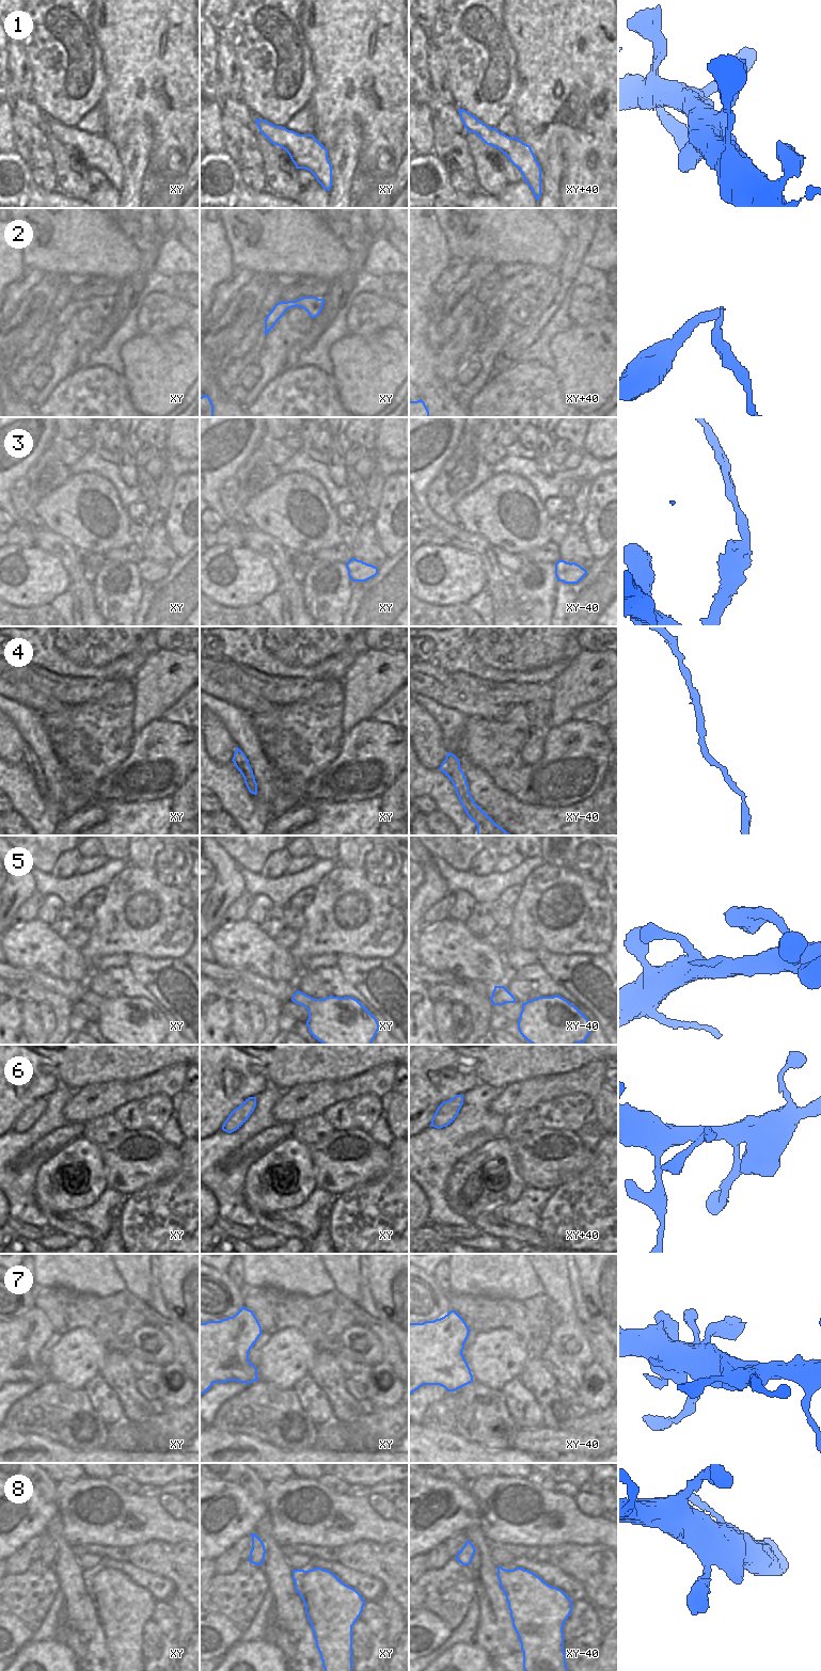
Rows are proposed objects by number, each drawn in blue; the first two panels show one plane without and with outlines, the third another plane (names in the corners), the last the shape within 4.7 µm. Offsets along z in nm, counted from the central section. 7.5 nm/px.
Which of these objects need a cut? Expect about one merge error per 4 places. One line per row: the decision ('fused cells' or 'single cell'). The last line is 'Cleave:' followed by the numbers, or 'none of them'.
1: single cell
2: fused cells
3: fused cells
4: single cell
5: single cell
6: single cell
7: single cell
8: single cell
Cleave: 2, 3

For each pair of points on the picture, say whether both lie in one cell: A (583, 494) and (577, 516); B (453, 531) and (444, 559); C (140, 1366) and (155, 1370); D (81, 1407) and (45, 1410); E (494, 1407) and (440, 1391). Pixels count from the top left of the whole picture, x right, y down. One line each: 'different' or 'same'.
A: same
B: different
C: same
D: same
E: different

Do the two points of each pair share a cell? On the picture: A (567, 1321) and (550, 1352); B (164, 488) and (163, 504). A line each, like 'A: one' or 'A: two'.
A: two
B: one

